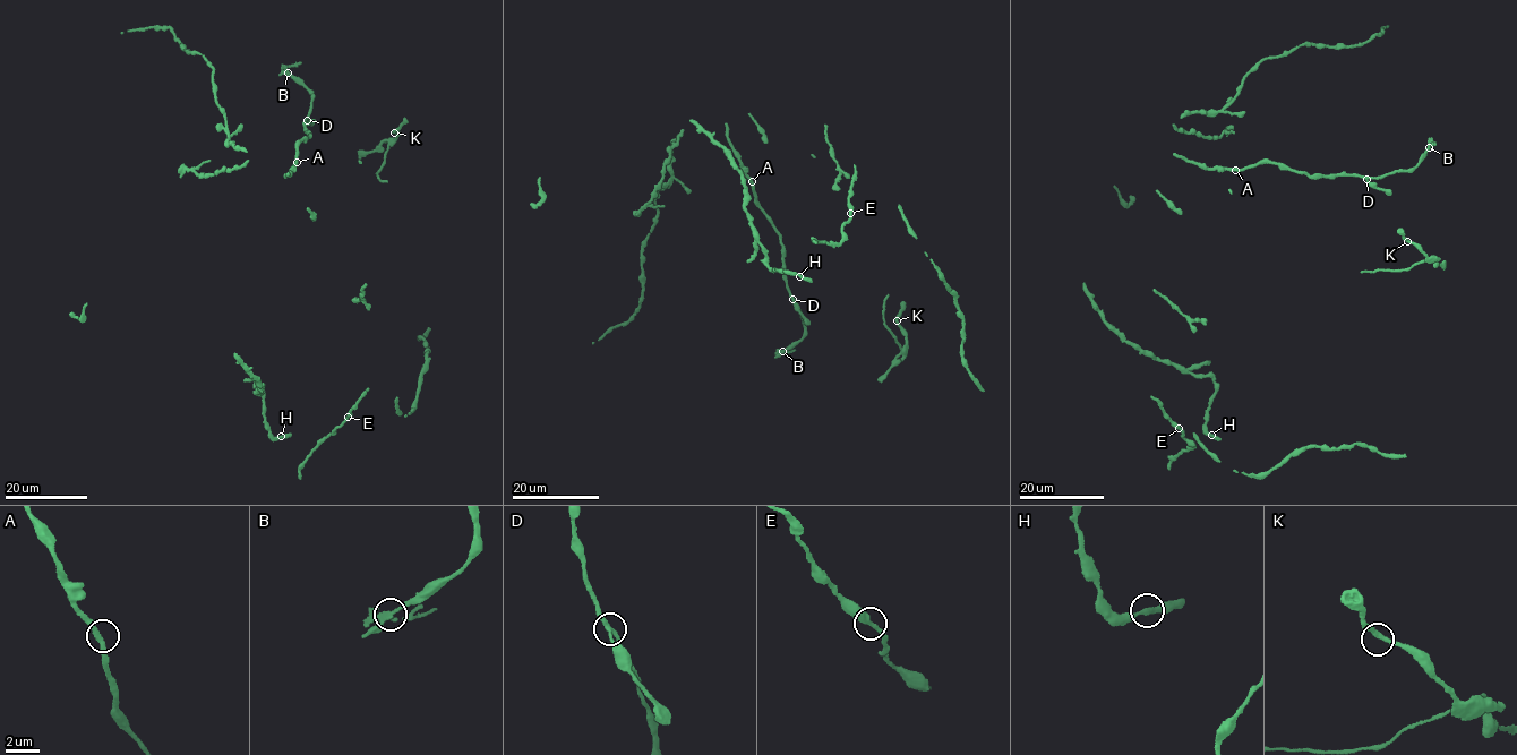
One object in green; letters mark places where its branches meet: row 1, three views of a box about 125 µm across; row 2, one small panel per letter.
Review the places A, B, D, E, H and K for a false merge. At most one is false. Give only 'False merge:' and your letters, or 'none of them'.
False merge: B

